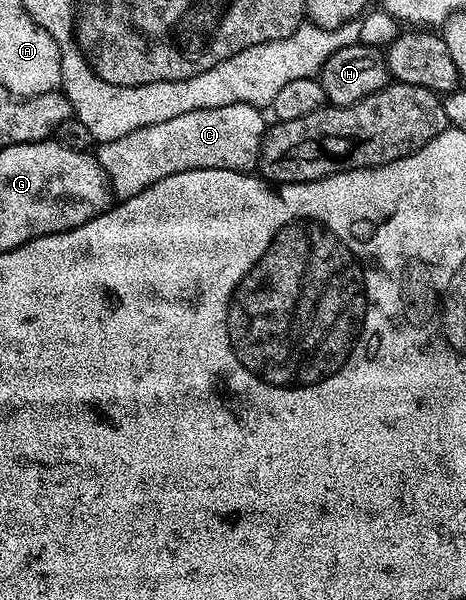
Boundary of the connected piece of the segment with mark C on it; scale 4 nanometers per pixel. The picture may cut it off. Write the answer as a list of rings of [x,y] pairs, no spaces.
[[[248,103],[221,105],[217,109],[197,109],[173,121],[161,121],[145,129],[133,129],[117,141],[98,144],[97,158],[105,169],[107,180],[116,200],[122,201],[141,193],[149,185],[169,177],[173,173],[185,173],[193,169],[229,169],[230,171],[250,172],[258,164],[263,136],[267,134],[268,120],[263,120],[264,112]]]

